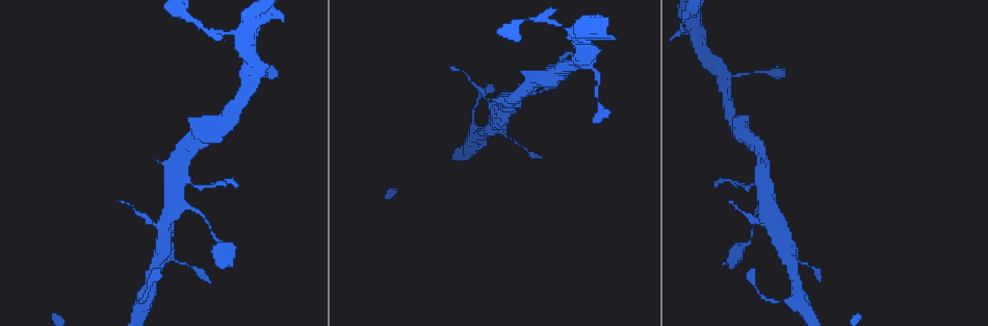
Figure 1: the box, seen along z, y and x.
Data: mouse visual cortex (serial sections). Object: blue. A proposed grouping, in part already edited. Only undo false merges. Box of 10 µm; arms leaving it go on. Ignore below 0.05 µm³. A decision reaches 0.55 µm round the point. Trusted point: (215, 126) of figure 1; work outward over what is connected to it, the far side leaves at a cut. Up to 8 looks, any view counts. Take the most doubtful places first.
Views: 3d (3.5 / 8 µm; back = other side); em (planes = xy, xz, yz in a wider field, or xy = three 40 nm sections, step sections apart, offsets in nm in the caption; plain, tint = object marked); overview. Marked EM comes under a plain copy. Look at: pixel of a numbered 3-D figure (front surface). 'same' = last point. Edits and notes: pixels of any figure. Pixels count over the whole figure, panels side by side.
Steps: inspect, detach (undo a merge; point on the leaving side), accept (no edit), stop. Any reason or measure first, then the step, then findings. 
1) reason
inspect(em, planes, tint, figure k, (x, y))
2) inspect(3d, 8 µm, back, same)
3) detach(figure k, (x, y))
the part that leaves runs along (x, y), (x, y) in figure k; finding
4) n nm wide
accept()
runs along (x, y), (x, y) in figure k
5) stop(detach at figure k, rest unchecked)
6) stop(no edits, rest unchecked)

a narrow waist
inspect(3d, 3.5 µm, figure 1, (523, 20))

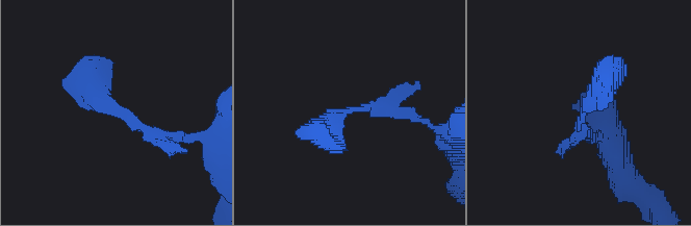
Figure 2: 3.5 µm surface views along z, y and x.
arms of 150, 350 nm
inspect(em, xy, step 3, tint, figure 2, (116, 108))

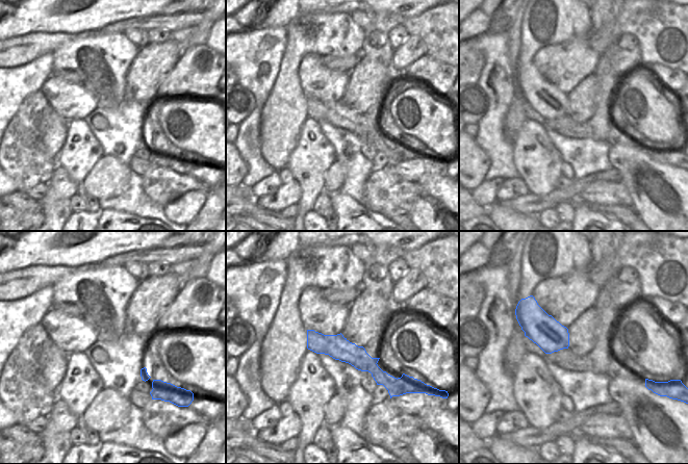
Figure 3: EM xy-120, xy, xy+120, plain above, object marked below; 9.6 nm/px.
accept()
runs along (309, 332), (386, 380) in figure 3; all the same cell

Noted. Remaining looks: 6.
a narrow waist
inspect(3d, 3.5 µm, figure 1, (597, 90))

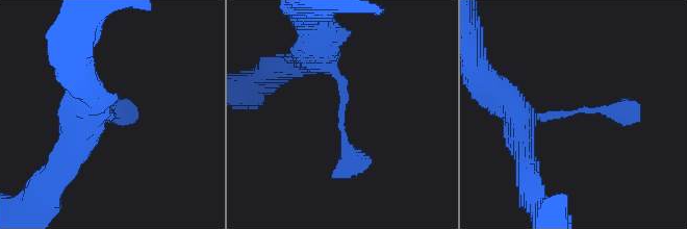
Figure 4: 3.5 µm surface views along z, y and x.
inspect(em, planes, tint, figure 4, (343, 117))

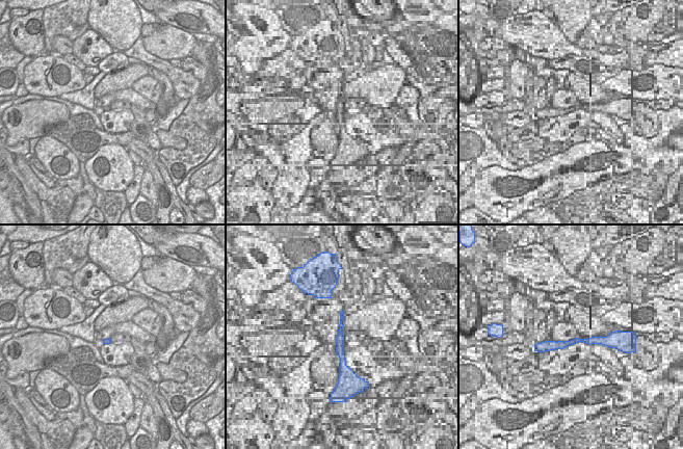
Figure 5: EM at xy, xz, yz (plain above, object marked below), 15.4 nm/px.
accept()
runs along (519, 126), (530, 116), (581, 109), (637, 112) in figure 4; one cell here

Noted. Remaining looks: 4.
small branch off a trunk
inspect(3d, 3.5 µm, figure 1, (181, 206))

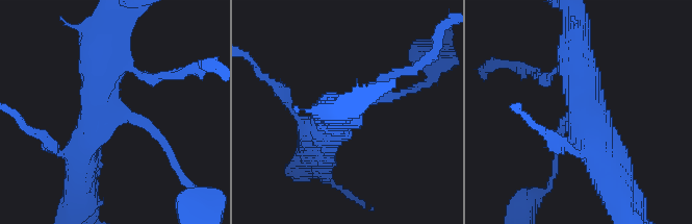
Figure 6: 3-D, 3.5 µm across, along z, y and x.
3 arms; arms of 150, 450, 500 nm
inspect(em, xy, step 5, tint, figure 6, (575, 110))

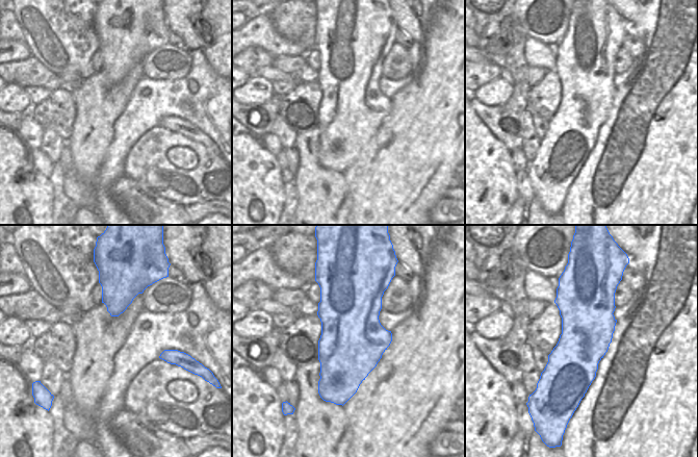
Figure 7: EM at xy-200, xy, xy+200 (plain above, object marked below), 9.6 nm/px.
accept()
runs along (577, 38), (585, 120), (606, 169) in figure 6; continuous, no second cell

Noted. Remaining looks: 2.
stop(no edits, rest unchecked)

